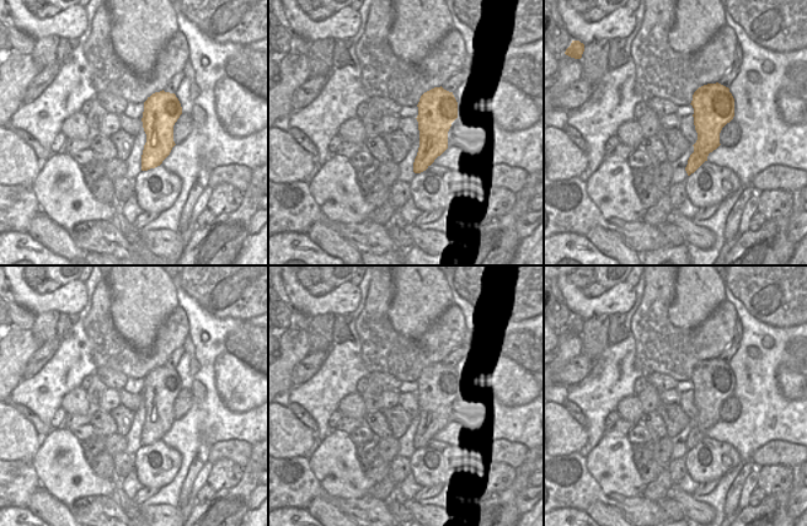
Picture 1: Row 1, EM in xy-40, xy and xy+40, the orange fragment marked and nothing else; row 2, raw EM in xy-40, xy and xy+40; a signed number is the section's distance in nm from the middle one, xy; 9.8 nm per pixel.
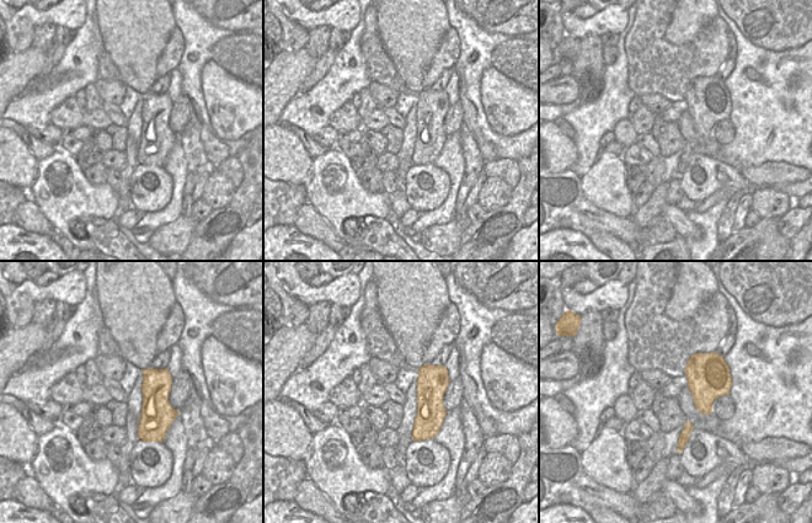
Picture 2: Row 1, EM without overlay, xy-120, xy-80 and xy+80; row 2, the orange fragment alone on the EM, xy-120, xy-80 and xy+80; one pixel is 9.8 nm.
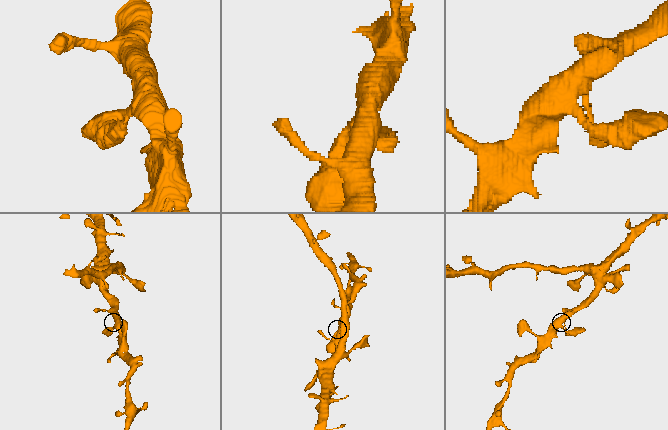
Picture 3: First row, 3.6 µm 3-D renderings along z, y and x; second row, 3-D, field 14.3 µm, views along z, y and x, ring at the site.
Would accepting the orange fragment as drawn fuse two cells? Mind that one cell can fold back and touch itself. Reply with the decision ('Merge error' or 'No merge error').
No merge error

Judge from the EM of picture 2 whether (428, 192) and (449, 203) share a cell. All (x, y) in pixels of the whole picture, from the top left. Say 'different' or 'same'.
different

